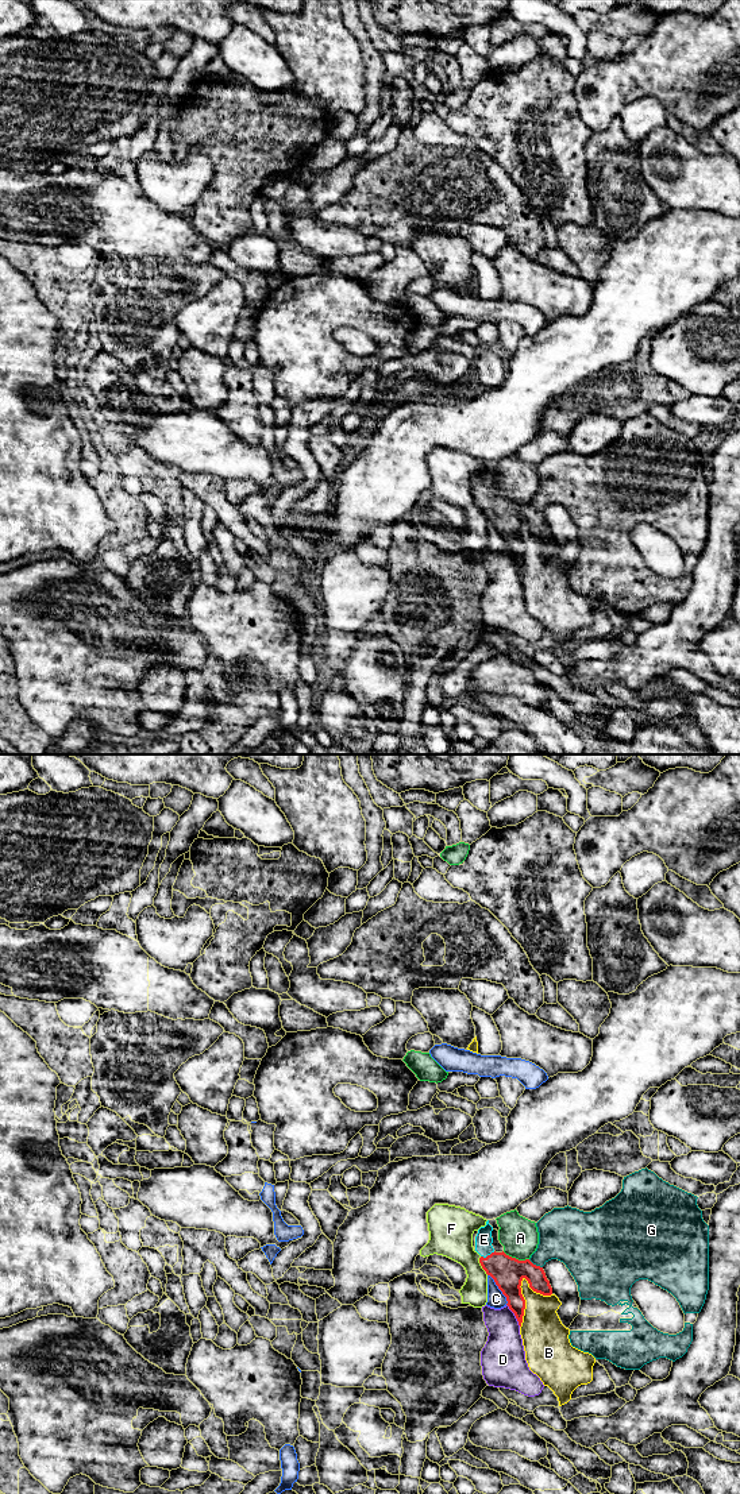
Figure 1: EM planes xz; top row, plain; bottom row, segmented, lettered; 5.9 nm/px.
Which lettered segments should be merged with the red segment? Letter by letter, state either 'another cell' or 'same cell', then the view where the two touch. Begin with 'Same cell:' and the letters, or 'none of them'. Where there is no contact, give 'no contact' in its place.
Same cell: E
A: another cell; meets red in xz
B: another cell; meets red in xz
C: another cell; meets red in xz
D: another cell; meets red in xz
E: same cell; meets red in xz
F: another cell; meets red in xz
G: another cell; meets red in xz

